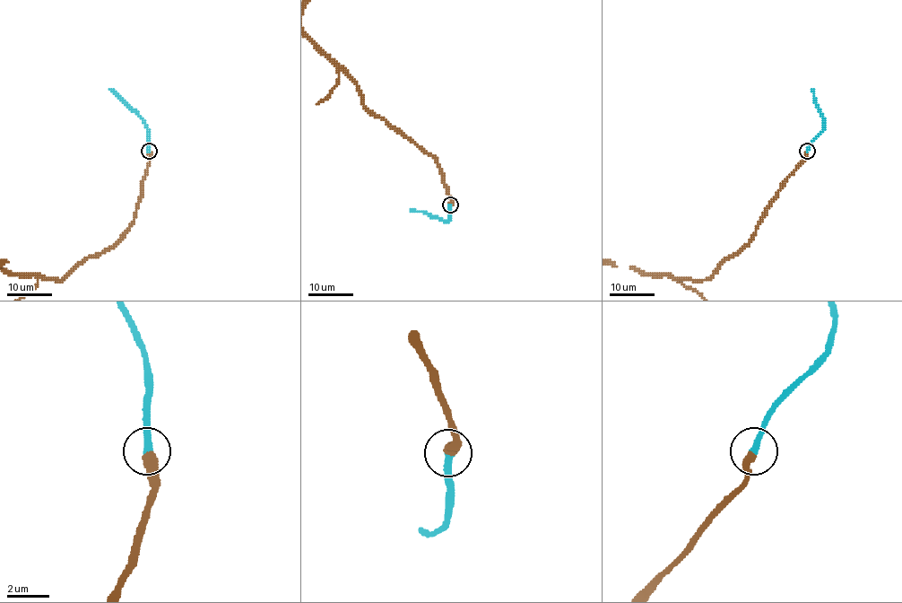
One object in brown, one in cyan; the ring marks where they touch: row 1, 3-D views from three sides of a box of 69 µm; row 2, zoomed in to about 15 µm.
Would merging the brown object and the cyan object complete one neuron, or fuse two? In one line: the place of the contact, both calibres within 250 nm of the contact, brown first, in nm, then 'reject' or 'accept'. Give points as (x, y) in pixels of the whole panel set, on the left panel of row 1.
at (149, 151); 420 nm thick on the brown side, 320 nm on the other; accept

